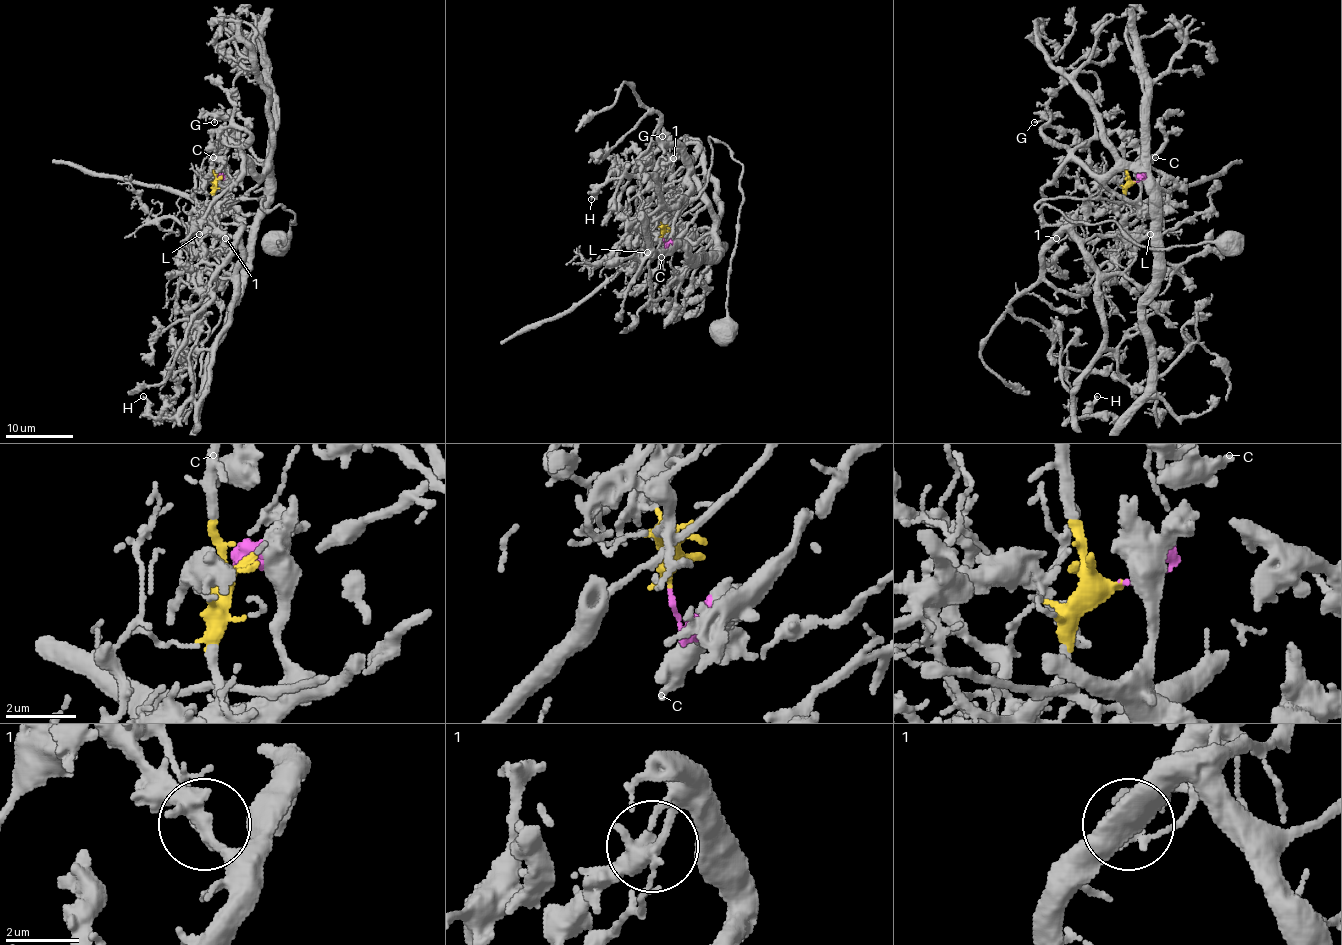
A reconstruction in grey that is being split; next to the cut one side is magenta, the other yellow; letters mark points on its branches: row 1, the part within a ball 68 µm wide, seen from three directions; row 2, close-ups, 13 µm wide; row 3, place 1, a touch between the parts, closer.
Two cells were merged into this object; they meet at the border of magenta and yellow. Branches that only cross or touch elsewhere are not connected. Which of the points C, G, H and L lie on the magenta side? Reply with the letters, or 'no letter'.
C, G, H, L

